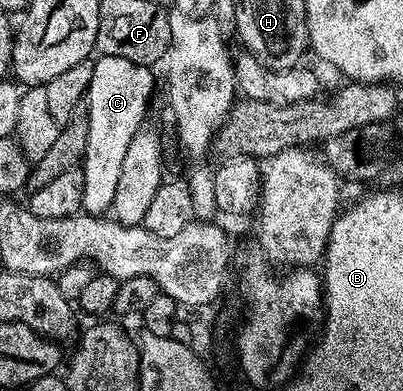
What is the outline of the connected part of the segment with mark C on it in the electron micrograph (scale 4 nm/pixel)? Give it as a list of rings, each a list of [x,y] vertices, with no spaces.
[[[97,56],[94,61],[94,75],[86,98],[88,130],[86,151],[82,168],[81,210],[93,215],[104,215],[114,203],[114,189],[118,187],[118,174],[122,171],[122,158],[130,148],[130,139],[145,124],[148,113],[148,80],[153,70],[147,65],[134,65],[130,59]]]

